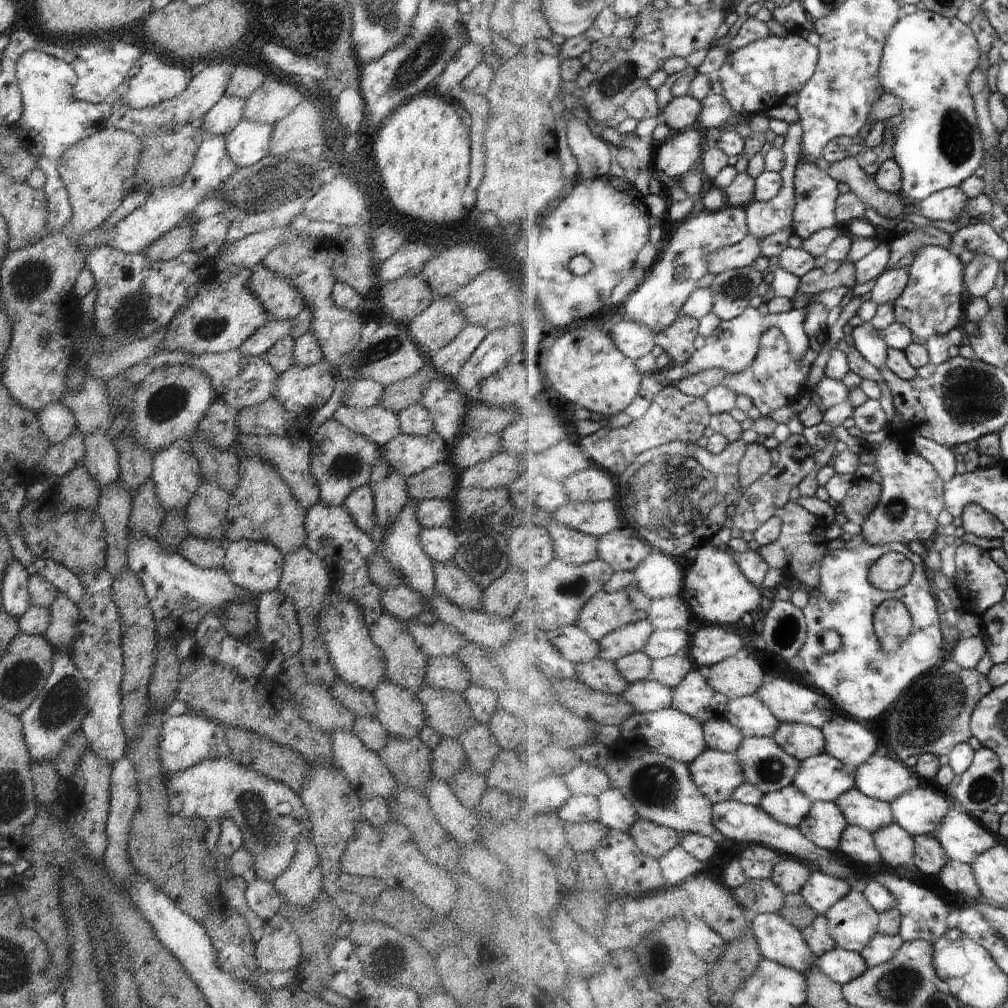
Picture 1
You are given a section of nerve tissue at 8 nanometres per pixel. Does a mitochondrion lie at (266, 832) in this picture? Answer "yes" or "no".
yes

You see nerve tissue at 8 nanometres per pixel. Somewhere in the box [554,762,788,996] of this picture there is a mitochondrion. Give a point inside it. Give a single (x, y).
(657, 951)

